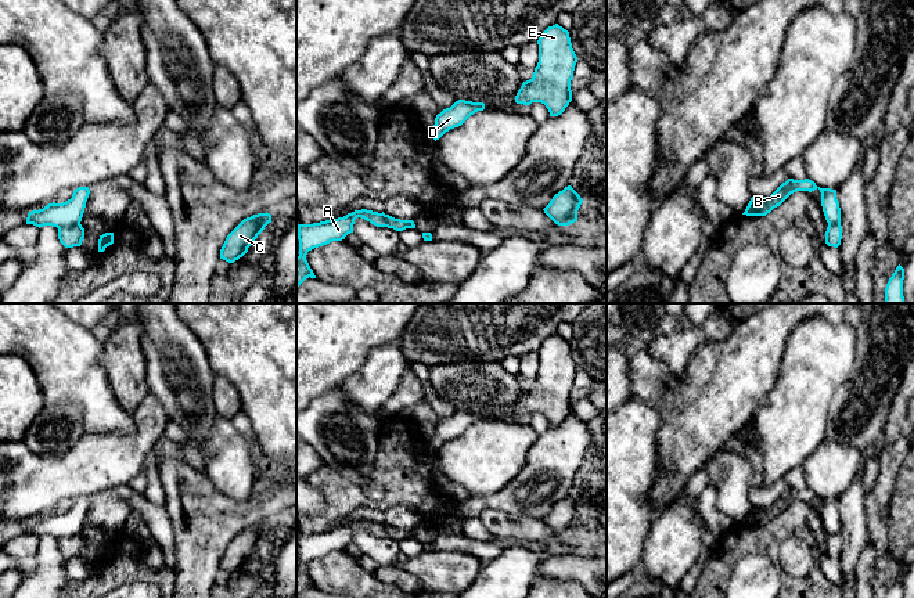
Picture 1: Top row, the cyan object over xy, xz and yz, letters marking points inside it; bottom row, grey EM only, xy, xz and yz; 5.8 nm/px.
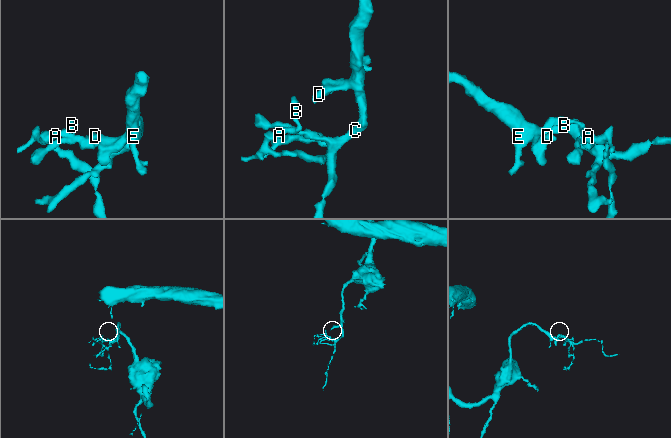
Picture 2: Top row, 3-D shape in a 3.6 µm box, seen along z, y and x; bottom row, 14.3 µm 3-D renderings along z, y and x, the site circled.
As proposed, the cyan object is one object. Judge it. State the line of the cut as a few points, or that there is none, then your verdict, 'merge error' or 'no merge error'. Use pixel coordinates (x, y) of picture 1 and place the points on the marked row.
cut in xy along (79, 222), (72, 226), (57, 227); merge error

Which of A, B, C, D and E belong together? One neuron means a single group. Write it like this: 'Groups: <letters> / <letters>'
Groups: A B / C D E

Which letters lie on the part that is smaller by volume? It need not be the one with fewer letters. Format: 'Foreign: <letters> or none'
Foreign: A, B

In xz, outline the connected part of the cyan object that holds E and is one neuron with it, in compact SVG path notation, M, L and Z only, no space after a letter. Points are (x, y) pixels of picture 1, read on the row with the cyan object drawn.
M558 24L548 26L537 40L539 62L533 76L515 96L517 104L541 102L550 116L561 115L572 101L571 80L577 57L569 32Z

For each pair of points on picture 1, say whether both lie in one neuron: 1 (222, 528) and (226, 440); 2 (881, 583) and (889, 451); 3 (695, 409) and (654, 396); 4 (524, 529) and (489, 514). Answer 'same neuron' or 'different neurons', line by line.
1: different neurons
2: same neuron
3: different neurons
4: same neuron

